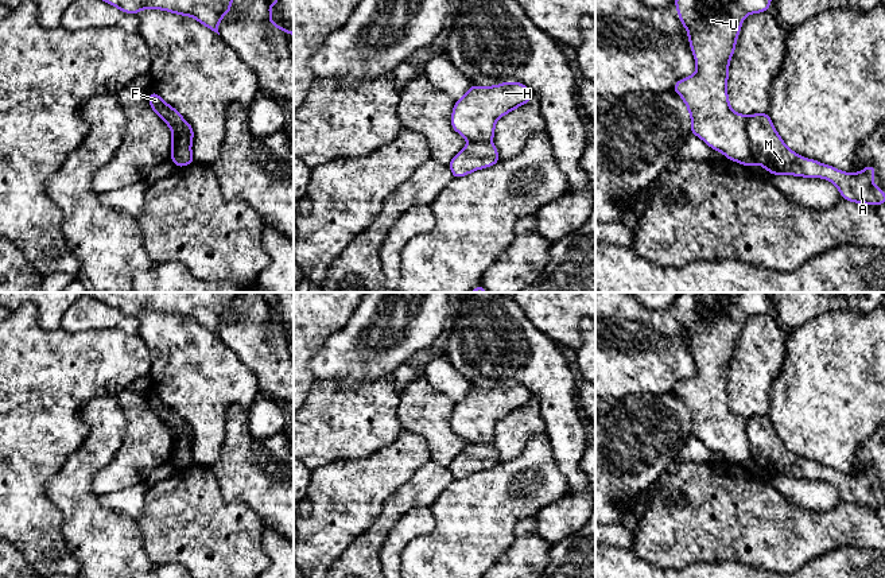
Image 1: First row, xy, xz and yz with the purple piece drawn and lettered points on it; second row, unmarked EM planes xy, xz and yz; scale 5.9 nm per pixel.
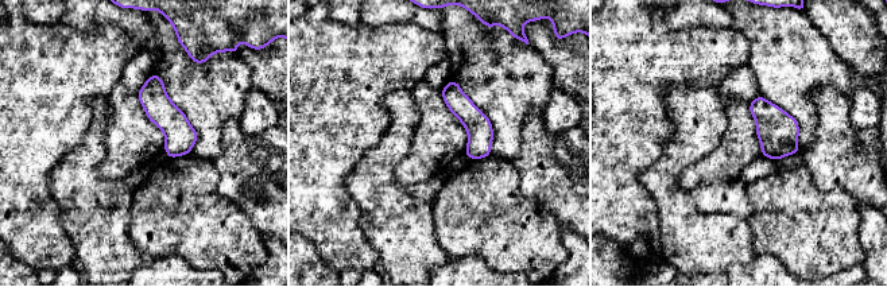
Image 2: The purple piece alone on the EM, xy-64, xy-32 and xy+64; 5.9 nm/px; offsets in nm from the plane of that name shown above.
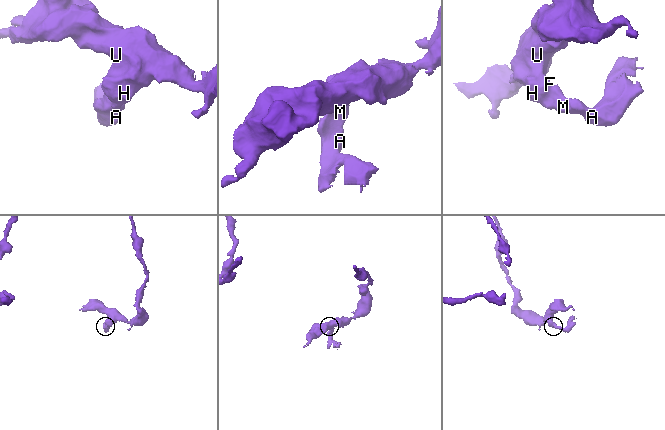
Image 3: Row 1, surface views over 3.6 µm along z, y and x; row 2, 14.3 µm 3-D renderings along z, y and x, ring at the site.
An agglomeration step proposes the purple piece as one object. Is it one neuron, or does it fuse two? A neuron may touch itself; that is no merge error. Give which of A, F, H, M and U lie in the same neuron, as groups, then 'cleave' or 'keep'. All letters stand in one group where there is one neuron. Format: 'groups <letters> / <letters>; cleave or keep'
groups A M / F H U; cleave

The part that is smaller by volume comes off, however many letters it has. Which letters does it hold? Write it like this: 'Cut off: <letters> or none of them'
Cut off: A, M

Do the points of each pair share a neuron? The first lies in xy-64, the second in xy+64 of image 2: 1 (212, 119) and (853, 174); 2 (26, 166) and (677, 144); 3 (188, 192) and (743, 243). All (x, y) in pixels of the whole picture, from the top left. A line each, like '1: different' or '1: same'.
1: different
2: different
3: different

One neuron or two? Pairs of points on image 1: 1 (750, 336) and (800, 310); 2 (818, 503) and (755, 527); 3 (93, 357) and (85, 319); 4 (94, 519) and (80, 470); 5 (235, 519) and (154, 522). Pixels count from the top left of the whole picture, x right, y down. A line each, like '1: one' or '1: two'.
1: two
2: two
3: two
4: one
5: one

